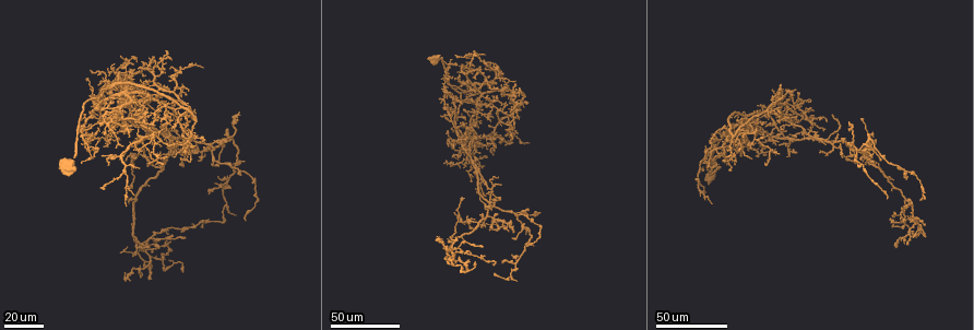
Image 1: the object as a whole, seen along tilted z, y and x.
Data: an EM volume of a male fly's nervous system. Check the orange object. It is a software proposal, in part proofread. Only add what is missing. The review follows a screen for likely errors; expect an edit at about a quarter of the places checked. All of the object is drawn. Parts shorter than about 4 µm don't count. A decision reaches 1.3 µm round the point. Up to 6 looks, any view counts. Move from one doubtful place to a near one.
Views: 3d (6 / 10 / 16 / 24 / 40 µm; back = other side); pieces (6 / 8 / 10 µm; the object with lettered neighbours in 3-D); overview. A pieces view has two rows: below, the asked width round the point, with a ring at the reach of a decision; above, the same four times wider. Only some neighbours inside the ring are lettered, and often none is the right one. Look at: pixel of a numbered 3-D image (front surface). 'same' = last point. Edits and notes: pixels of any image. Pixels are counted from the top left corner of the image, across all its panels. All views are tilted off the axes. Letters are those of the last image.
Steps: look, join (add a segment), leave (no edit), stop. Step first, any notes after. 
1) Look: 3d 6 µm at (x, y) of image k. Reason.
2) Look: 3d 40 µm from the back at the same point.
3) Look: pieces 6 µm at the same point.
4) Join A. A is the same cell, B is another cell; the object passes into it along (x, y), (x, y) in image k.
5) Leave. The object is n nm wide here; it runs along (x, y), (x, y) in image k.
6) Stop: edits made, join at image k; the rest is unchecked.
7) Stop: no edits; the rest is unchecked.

Look: 3d 24 µm at (144, 73) of image 1. Free end.

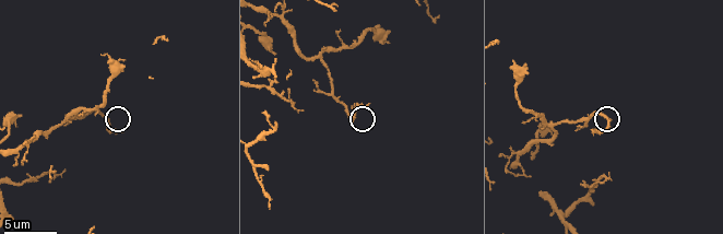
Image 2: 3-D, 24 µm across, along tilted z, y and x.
Look: pieces 10 µm at (123, 129) of image 2.

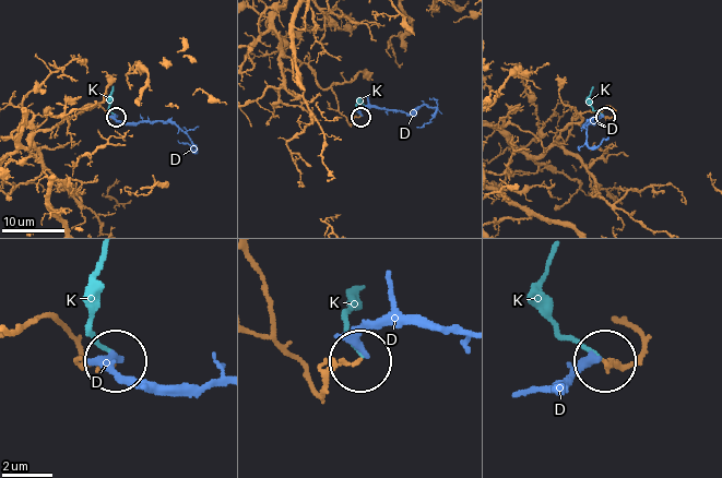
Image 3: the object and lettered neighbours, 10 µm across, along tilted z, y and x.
Leave. D and K are other cells; it runs along (557, 136), (583, 114), (608, 107), (614, 114), (605, 116) in image 3; none of them fits.

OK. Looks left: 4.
Look: 3d 24 µm at (456, 56) of image 1. End of a long branch.

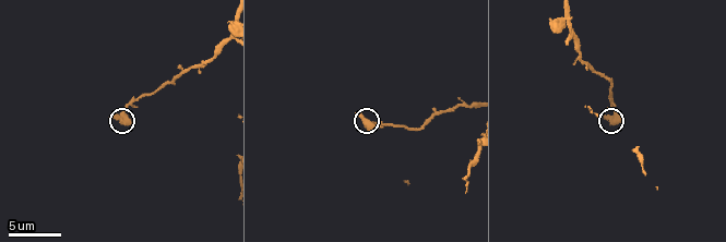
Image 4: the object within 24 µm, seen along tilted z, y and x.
Look: pieces 8 µm at (111, 117) of image 4.

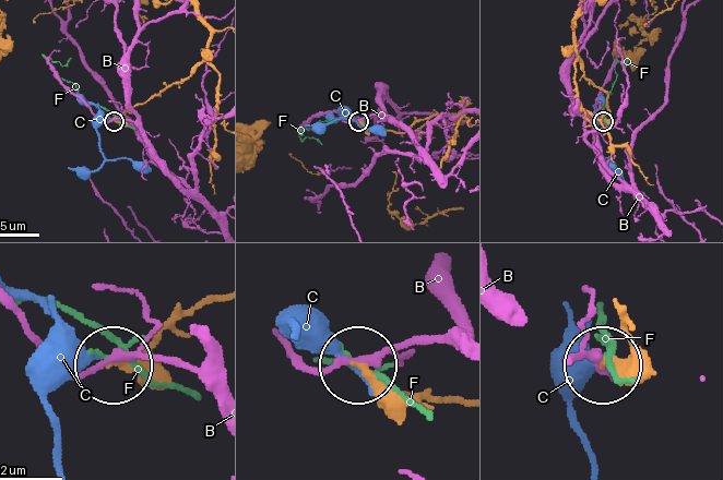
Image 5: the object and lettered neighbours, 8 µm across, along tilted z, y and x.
Leave. B, C and F are other cells; it runs along (629, 316), (631, 349), (601, 363) in image 5; no lettered segment goes on from it.

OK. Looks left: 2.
Look: 3d 24 µm at (133, 151) of image 1.

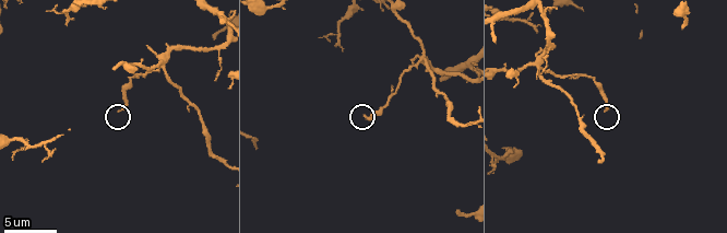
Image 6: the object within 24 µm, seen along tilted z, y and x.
Look: pieces 10 µm at (607, 111) of image 6.

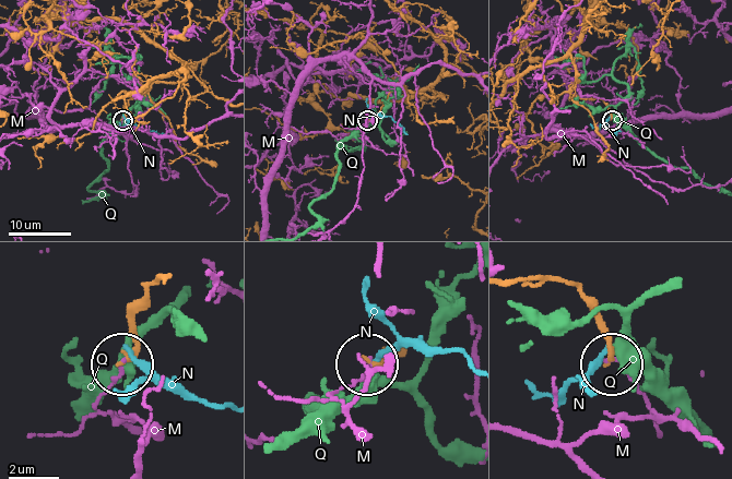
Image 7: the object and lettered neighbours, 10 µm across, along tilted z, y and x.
Leave. The object is 190 nm wide here; M, N and Q are other cells; it runs along (163, 277), (151, 285), (133, 318), (129, 349), (120, 359) in image 7; no lettered segment goes on from it.

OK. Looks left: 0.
Stop: no edits; the rest is unchecked.

